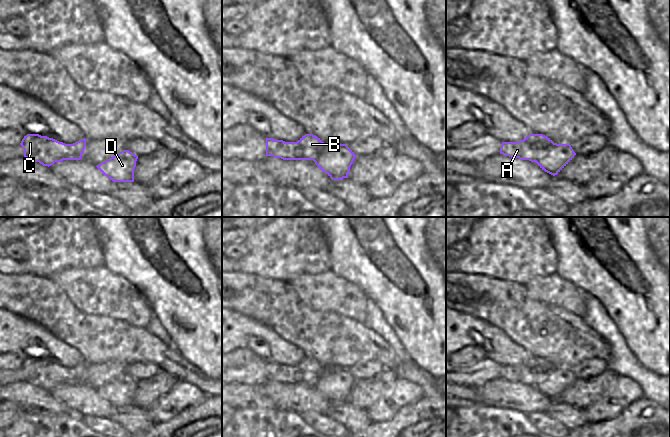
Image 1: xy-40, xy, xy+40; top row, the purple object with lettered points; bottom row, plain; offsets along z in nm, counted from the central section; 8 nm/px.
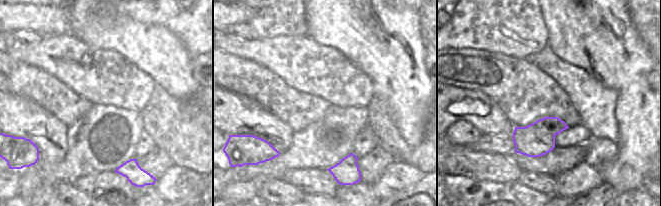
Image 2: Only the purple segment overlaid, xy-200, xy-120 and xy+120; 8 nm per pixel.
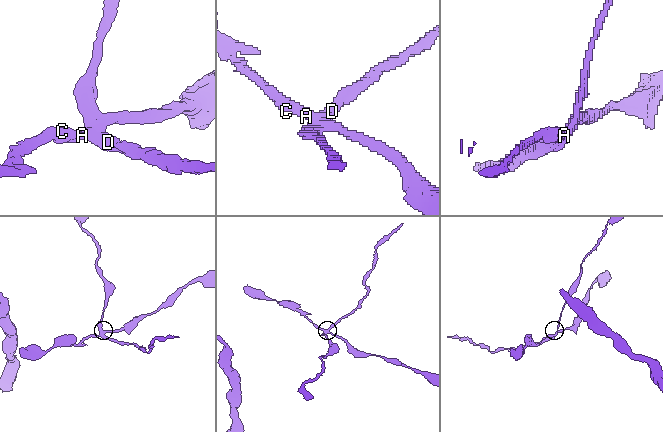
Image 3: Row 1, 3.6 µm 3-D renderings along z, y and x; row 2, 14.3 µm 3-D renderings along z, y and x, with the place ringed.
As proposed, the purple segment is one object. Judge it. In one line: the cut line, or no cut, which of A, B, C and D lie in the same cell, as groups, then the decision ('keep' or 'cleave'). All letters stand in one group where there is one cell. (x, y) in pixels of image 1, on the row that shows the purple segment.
xy+40 (554, 143), (546, 155), (535, 161) | A B C / D | cleave

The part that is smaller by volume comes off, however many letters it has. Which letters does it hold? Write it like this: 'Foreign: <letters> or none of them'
Foreign: D

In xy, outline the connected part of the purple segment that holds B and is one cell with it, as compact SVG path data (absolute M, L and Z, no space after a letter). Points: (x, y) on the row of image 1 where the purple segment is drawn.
M305 134L297 142L266 138L266 156L283 160L313 160L322 154L326 144L313 134Z

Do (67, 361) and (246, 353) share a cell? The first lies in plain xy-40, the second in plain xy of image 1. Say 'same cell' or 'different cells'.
different cells

